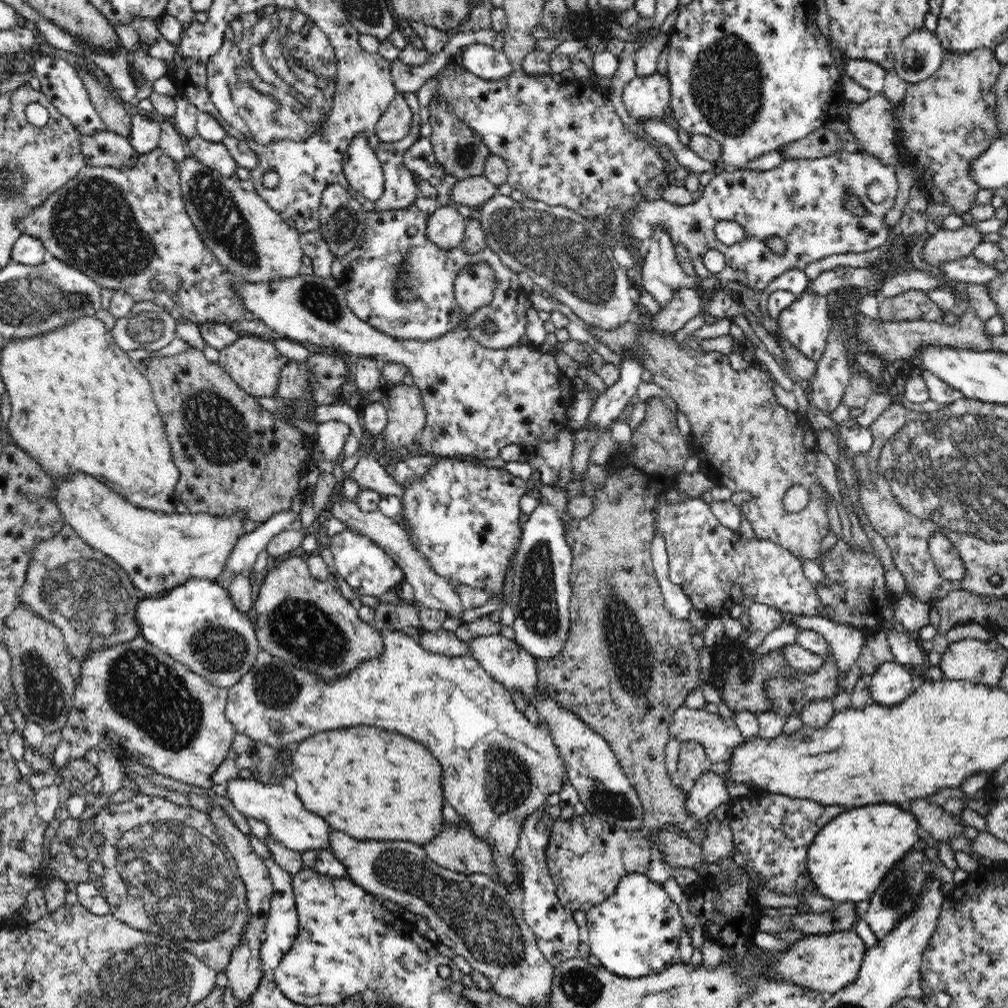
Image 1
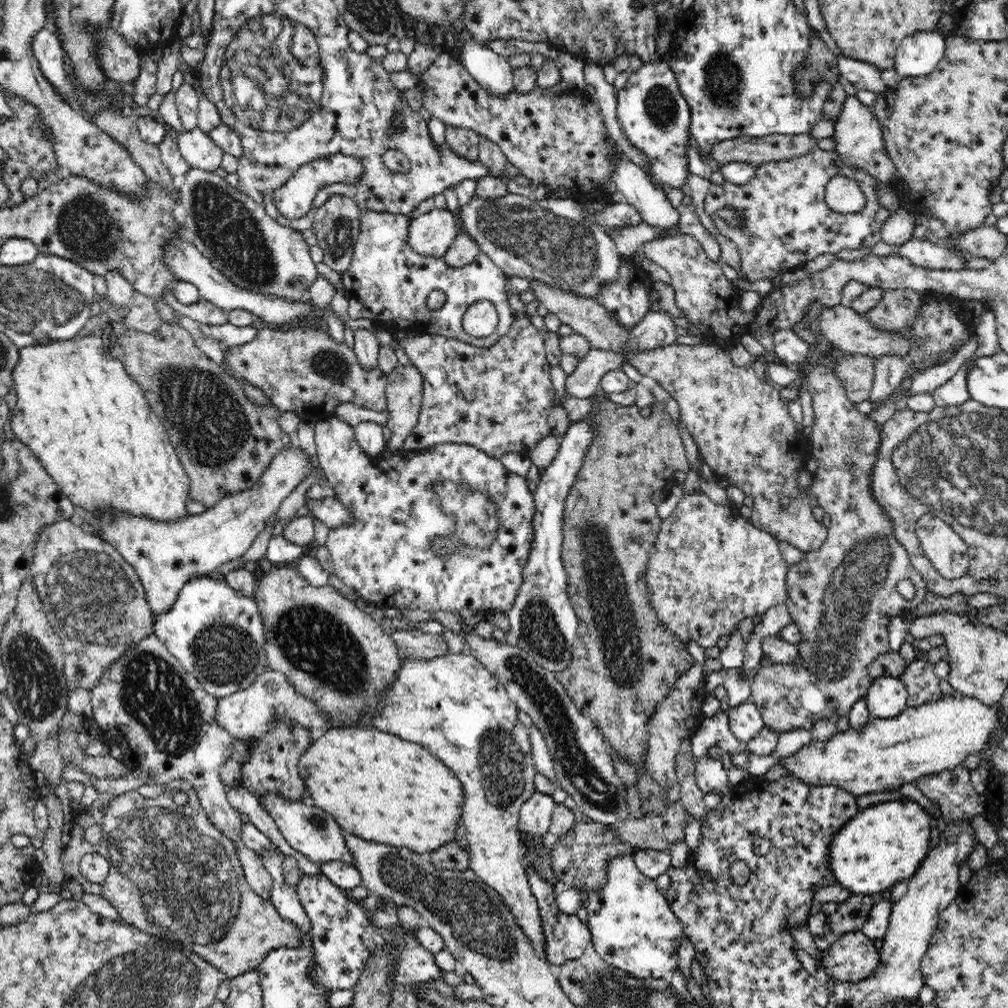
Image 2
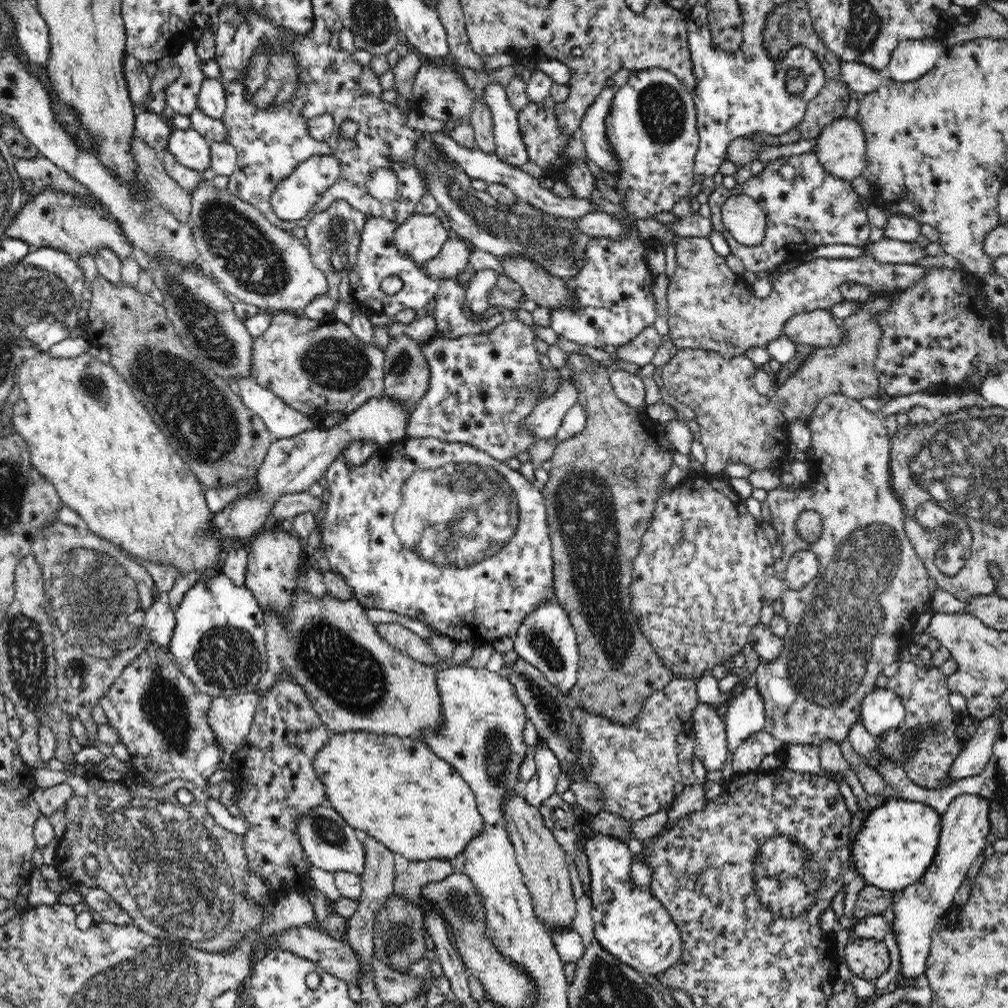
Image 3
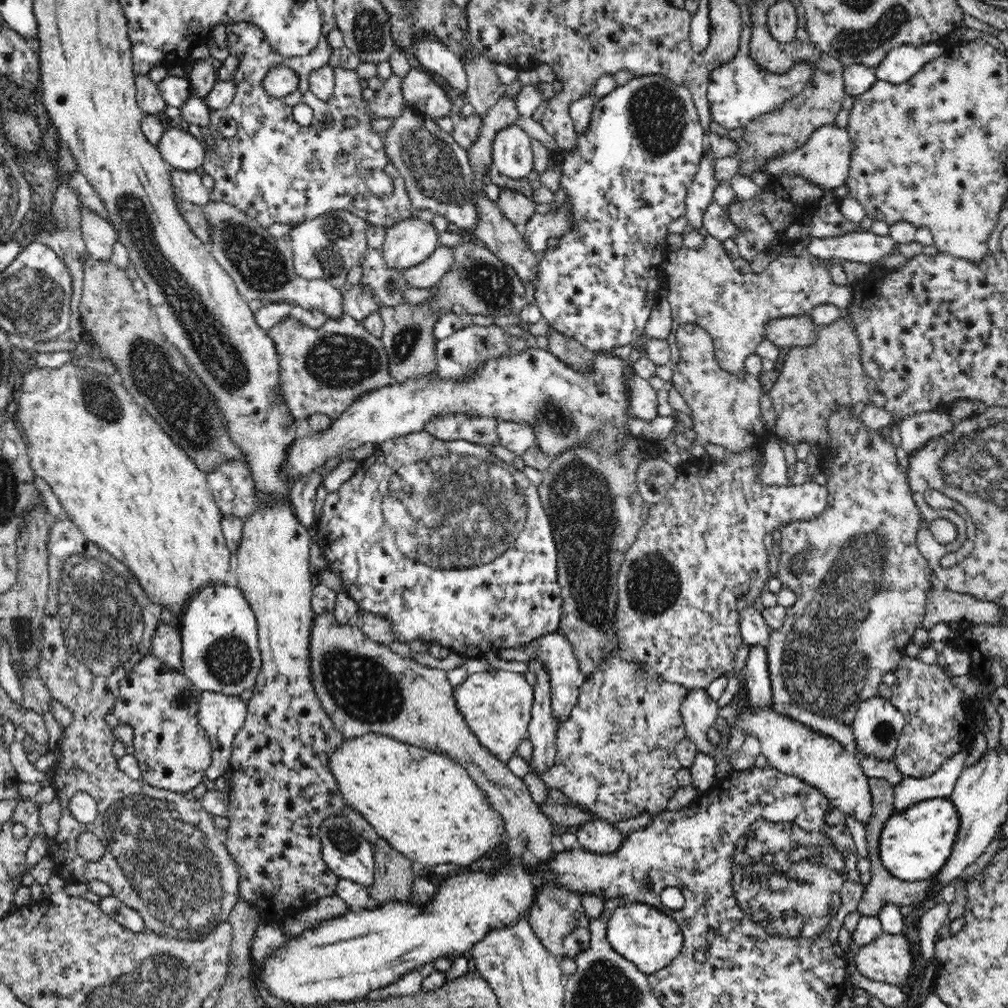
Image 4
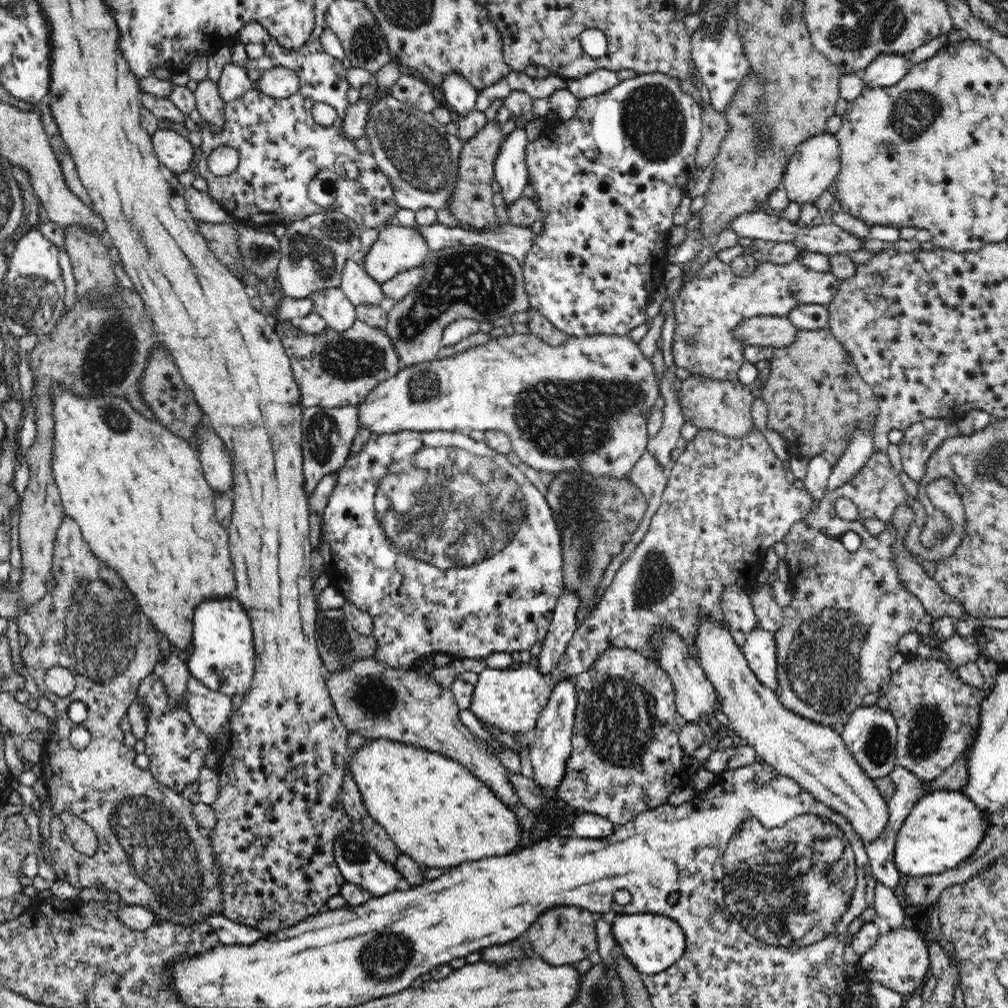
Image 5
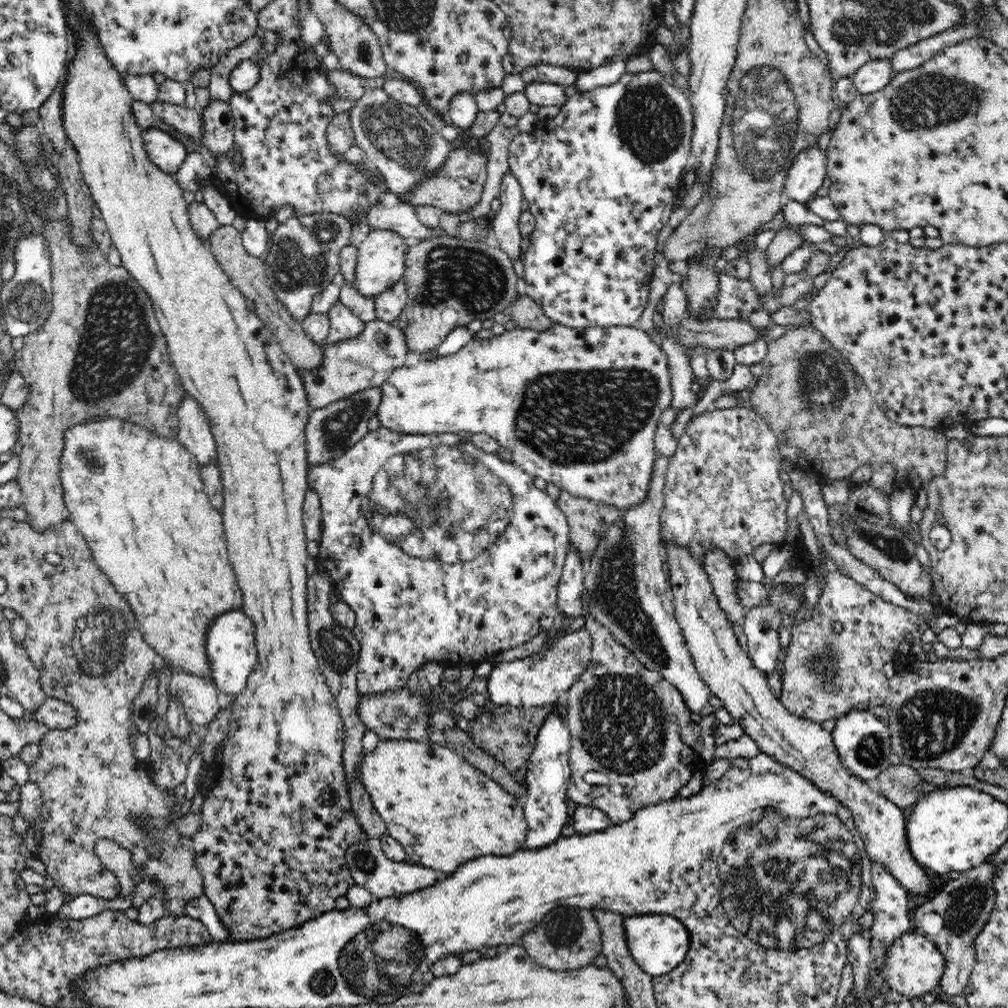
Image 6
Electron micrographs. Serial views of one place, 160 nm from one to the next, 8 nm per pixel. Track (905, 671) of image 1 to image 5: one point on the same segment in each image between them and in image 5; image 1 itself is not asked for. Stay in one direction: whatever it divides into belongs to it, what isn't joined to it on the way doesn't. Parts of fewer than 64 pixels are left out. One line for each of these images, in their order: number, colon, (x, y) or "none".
2: (887, 697)
3: (882, 710)
4: (877, 726)
5: (871, 733)

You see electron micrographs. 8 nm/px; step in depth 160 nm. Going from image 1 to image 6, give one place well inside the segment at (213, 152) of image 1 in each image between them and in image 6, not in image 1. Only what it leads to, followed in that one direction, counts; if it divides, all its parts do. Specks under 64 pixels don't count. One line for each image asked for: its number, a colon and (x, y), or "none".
2: (197, 148)
3: (190, 149)
4: (181, 151)
5: (175, 152)
6: (168, 154)

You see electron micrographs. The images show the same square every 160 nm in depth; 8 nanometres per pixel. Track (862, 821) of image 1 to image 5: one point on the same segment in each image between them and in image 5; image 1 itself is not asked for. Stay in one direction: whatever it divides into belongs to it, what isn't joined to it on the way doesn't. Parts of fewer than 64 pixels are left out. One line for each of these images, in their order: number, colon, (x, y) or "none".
2: (882, 845)
3: (897, 842)
4: (914, 844)
5: (943, 829)

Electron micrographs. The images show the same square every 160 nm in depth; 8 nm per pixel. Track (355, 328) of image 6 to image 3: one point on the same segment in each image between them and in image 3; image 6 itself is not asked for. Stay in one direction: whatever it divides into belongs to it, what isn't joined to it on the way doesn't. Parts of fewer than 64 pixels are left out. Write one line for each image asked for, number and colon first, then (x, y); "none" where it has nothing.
3: (254, 261)
4: (261, 266)
5: (331, 304)

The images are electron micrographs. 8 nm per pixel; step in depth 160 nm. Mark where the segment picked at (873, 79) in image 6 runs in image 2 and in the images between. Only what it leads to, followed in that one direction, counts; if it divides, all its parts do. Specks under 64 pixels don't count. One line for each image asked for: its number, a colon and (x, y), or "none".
2: (917, 55)
3: (911, 59)
4: (901, 63)
5: (885, 70)

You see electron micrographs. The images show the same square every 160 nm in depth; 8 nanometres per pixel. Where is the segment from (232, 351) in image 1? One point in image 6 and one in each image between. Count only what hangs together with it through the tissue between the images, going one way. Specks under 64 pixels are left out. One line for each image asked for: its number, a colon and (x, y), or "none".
2: (302, 369)
3: (318, 367)
4: (324, 370)
5: (332, 369)
6: (352, 365)

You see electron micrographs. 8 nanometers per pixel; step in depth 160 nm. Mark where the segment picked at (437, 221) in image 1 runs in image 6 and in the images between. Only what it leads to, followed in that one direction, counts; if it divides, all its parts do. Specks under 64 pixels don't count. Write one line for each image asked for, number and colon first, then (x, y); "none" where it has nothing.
2: (431, 234)
3: (422, 237)
4: (410, 242)
5: (398, 249)
6: (380, 260)

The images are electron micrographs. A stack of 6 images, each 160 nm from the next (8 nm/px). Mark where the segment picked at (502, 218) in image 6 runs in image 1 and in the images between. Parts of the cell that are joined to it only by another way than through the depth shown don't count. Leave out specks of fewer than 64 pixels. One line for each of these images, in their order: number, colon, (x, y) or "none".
1: (484, 61)
2: (492, 71)
3: (510, 147)
4: (512, 154)
5: (511, 172)

